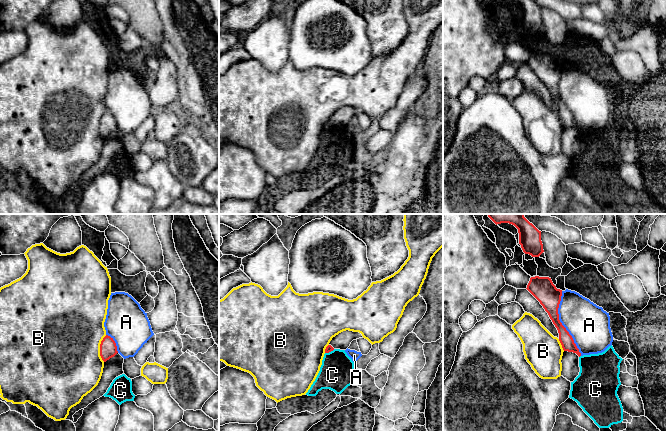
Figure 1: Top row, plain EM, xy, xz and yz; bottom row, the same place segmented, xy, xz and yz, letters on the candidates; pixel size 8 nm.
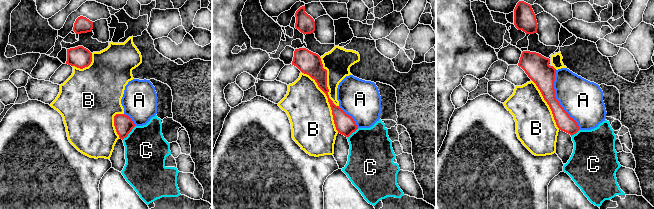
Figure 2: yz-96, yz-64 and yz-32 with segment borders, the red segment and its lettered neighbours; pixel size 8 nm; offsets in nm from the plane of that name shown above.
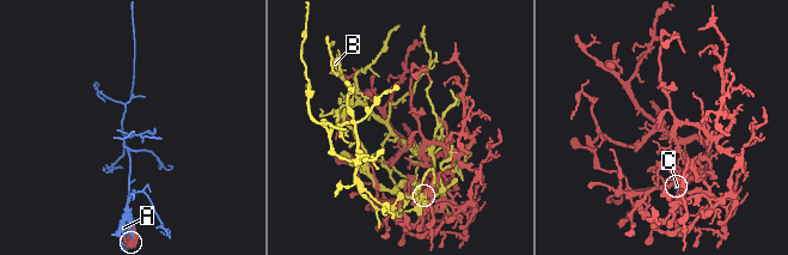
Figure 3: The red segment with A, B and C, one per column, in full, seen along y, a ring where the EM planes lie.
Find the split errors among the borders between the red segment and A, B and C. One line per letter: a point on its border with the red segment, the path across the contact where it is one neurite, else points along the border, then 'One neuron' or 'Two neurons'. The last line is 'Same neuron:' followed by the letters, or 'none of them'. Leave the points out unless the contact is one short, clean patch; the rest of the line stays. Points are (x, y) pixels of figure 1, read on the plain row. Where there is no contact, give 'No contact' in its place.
A: Touches red at yz (561, 99). Two neurons
B: Touches red at xy (100, 124). Two neurons
C: Touches red at xz (329, 127). Boundary: xz (334, 125), (325, 129). Two neurons
Same neuron: none of them

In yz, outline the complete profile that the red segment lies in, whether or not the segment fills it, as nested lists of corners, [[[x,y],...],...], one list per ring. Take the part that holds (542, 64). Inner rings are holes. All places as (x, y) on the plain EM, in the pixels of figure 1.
[[[531,53],[526,64],[543,82],[550,95],[558,106],[559,117],[564,127],[581,129],[577,124],[572,112],[559,96],[558,84],[561,77],[562,66],[557,65],[549,53]]]

